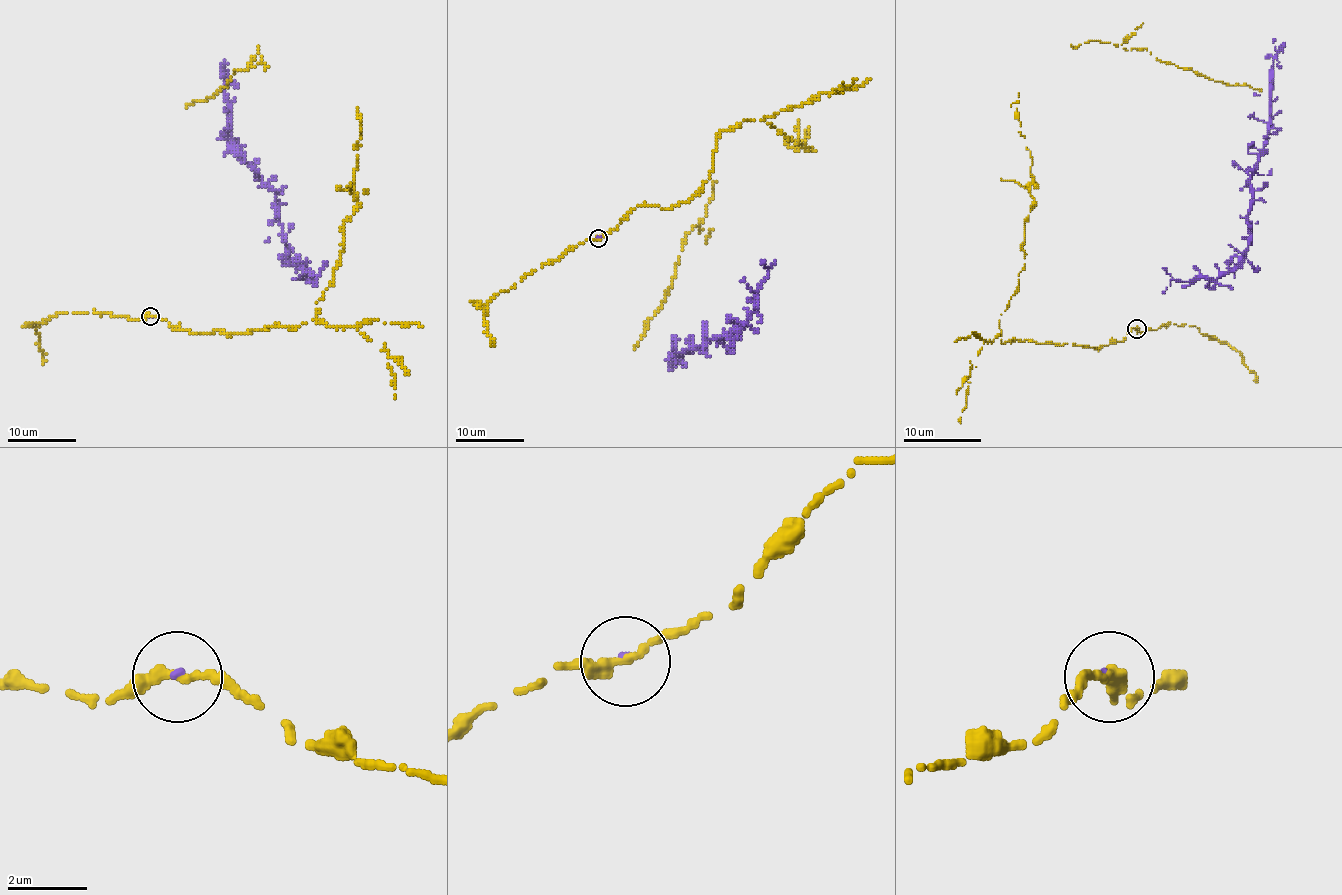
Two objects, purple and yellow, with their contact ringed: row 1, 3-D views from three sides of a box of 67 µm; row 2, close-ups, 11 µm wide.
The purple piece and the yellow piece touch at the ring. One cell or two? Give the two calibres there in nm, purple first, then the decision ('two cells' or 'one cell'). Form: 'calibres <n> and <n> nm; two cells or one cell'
calibres 90 and 280 nm; two cells

